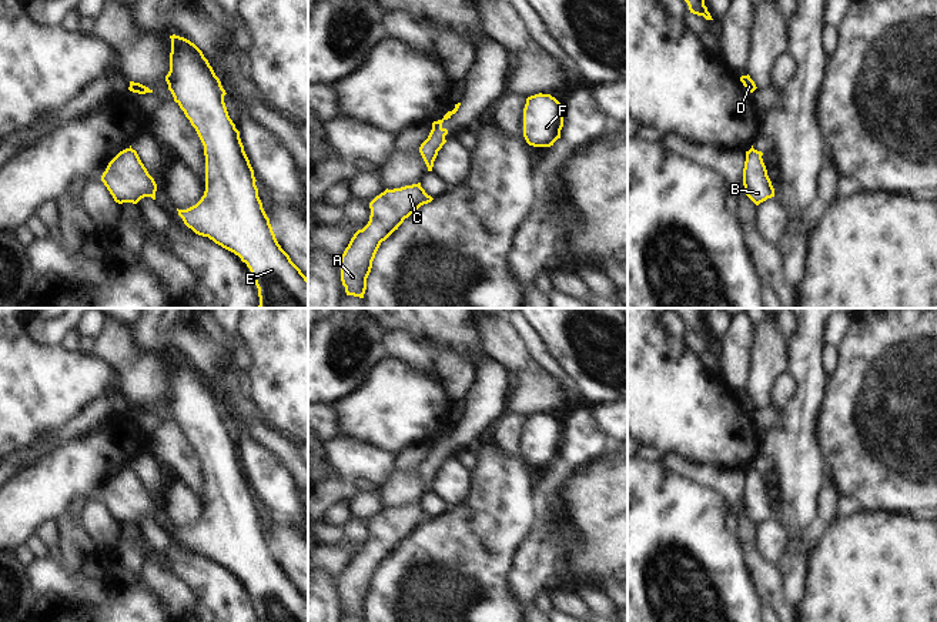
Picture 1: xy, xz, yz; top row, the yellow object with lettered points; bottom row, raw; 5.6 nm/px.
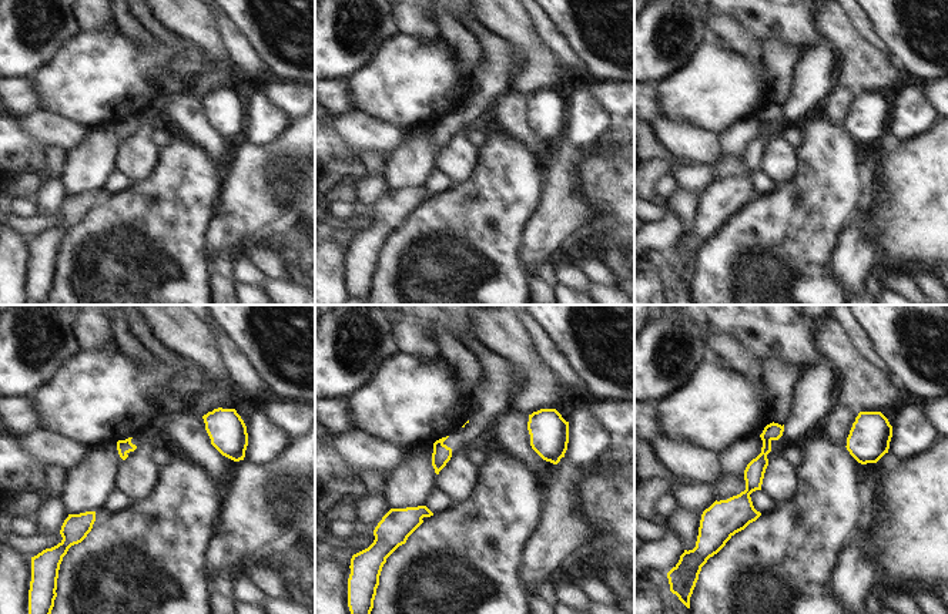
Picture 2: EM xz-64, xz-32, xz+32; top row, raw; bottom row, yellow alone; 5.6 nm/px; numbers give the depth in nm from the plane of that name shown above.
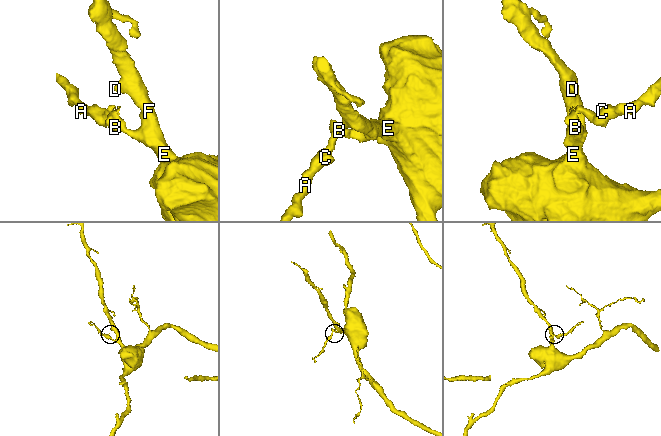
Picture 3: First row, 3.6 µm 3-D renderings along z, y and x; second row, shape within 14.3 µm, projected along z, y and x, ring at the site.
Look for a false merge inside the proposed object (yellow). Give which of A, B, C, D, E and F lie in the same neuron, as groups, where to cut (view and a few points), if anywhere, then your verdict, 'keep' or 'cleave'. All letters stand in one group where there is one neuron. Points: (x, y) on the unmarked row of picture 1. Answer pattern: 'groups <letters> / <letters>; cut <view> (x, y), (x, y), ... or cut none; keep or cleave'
groups A C / B D E F; cut xy (130, 467), (139, 478); cleave

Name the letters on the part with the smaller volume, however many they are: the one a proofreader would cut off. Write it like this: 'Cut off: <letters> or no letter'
Cut off: A, C

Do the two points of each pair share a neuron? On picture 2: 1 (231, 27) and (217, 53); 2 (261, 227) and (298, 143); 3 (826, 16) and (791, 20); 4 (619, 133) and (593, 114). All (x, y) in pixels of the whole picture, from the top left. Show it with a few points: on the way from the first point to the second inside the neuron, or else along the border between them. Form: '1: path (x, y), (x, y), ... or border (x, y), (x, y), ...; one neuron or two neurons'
1: border (214, 14), (237, 71); two neurons
2: path (261, 204), (261, 171), (275, 157); one neuron
3: border (813, 14), (814, 23), (826, 40); two neurons
4: border (617, 120), (595, 144), (585, 146); two neurons

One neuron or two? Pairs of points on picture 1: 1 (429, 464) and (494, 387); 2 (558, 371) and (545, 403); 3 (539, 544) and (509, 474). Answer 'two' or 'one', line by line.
1: one
2: two
3: two

